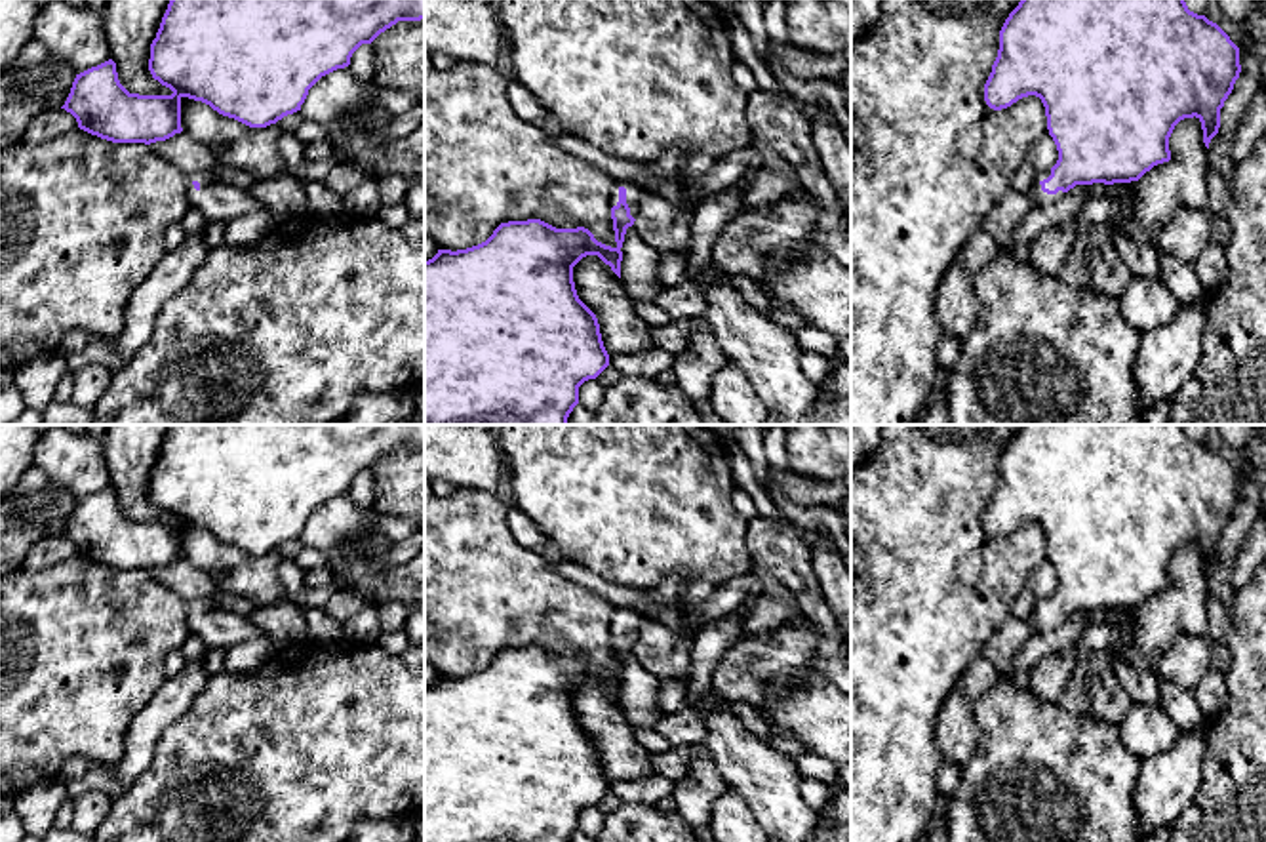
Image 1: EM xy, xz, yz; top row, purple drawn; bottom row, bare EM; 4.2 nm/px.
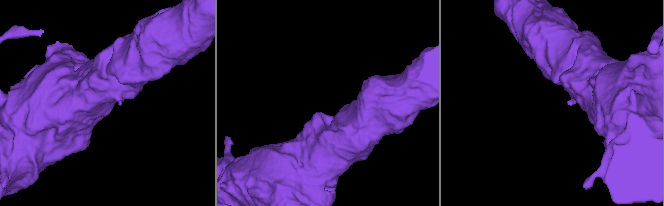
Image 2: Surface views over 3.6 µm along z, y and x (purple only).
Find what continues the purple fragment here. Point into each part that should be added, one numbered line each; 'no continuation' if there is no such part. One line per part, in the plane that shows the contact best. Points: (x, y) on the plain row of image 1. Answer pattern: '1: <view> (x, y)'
1: xz (634, 618)

